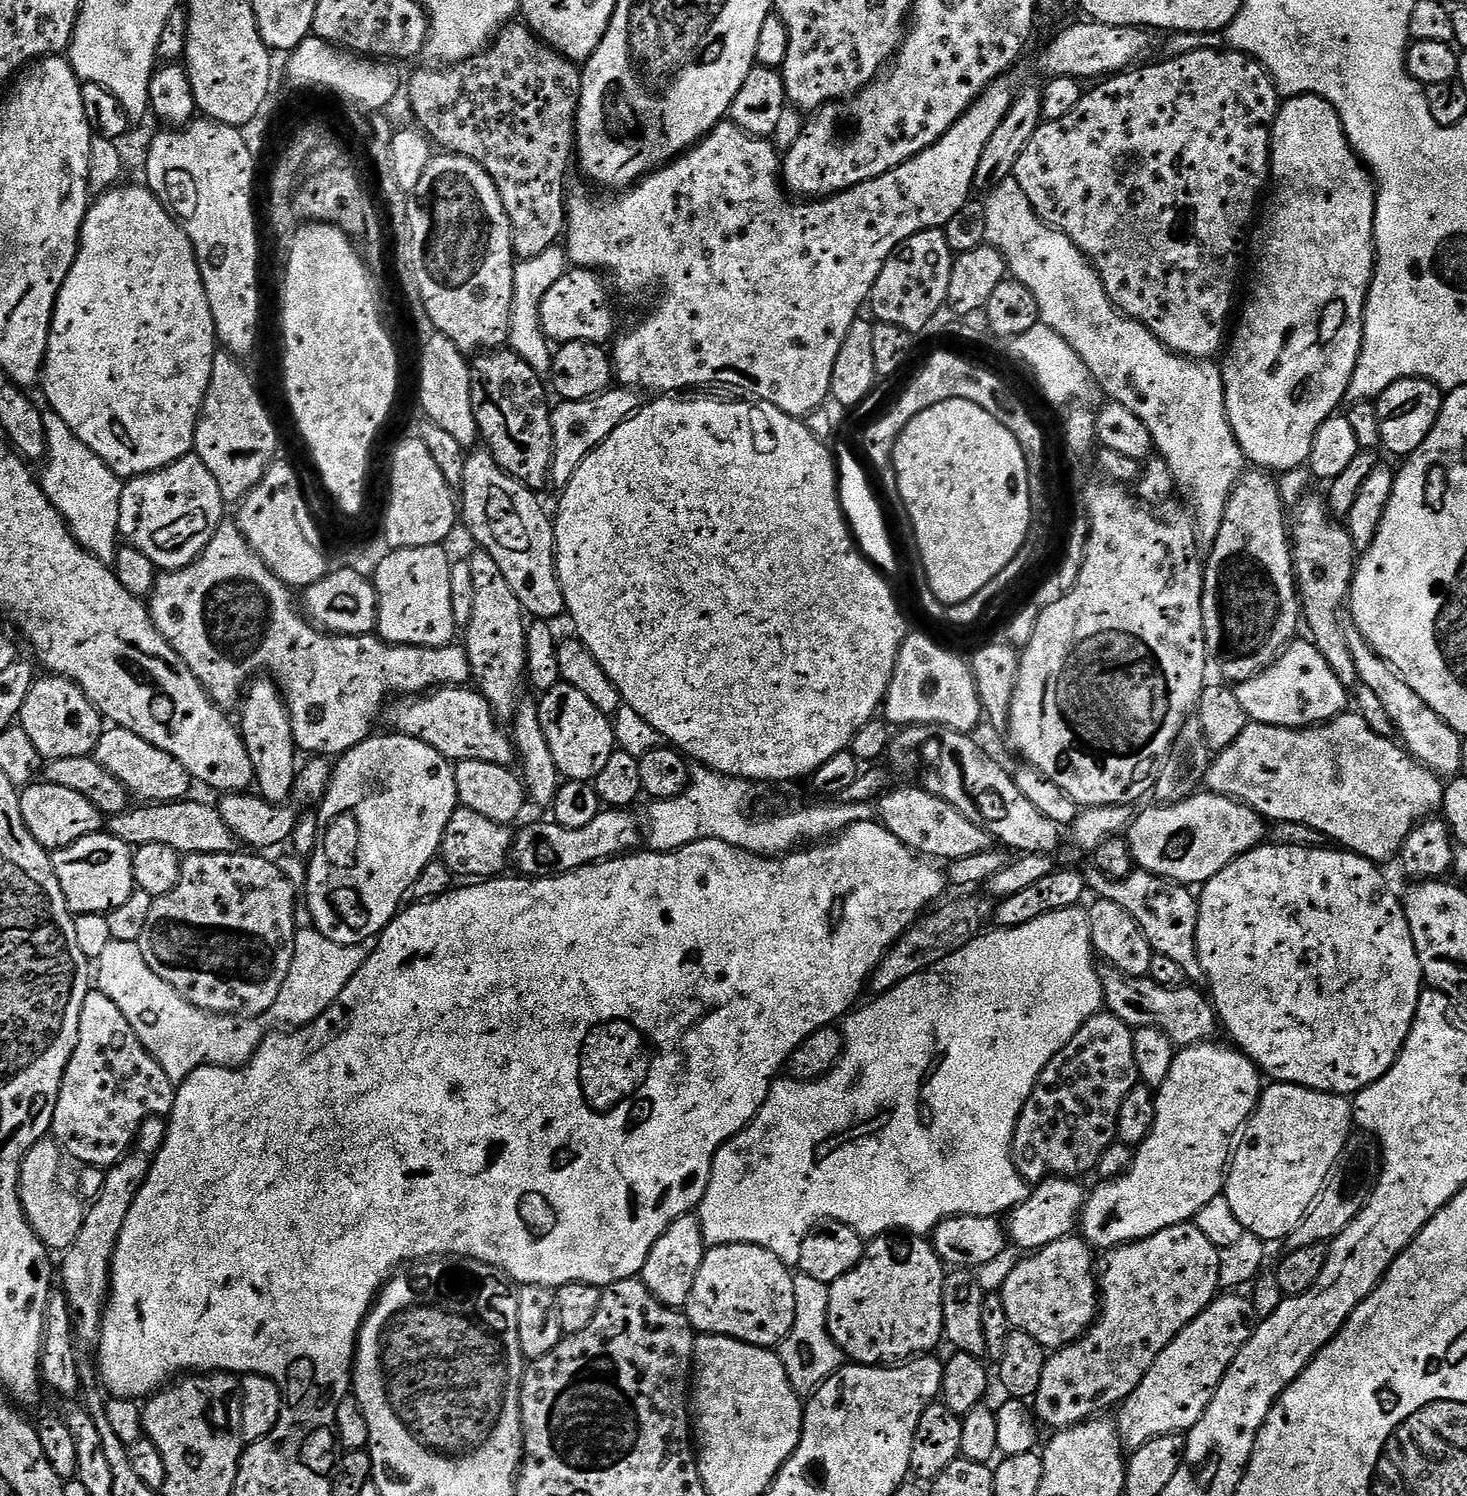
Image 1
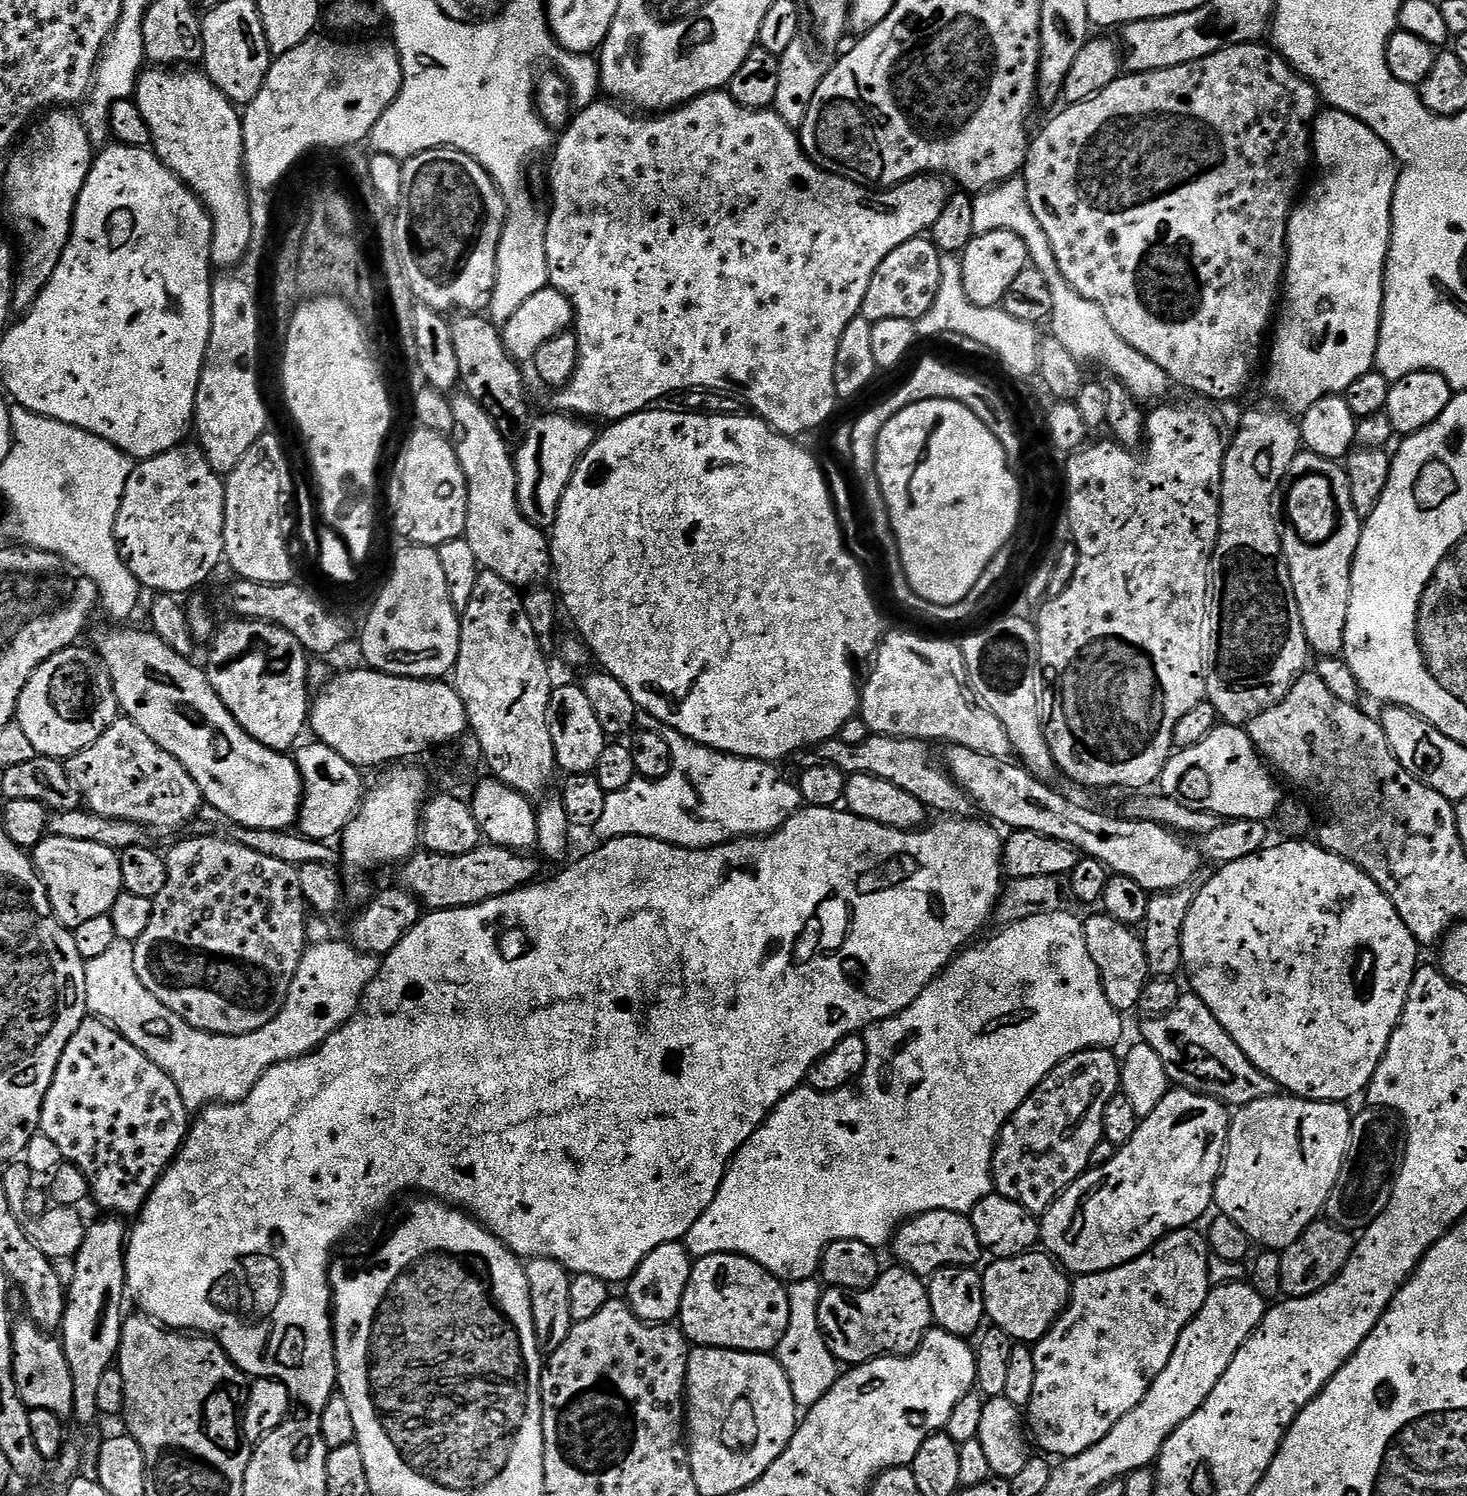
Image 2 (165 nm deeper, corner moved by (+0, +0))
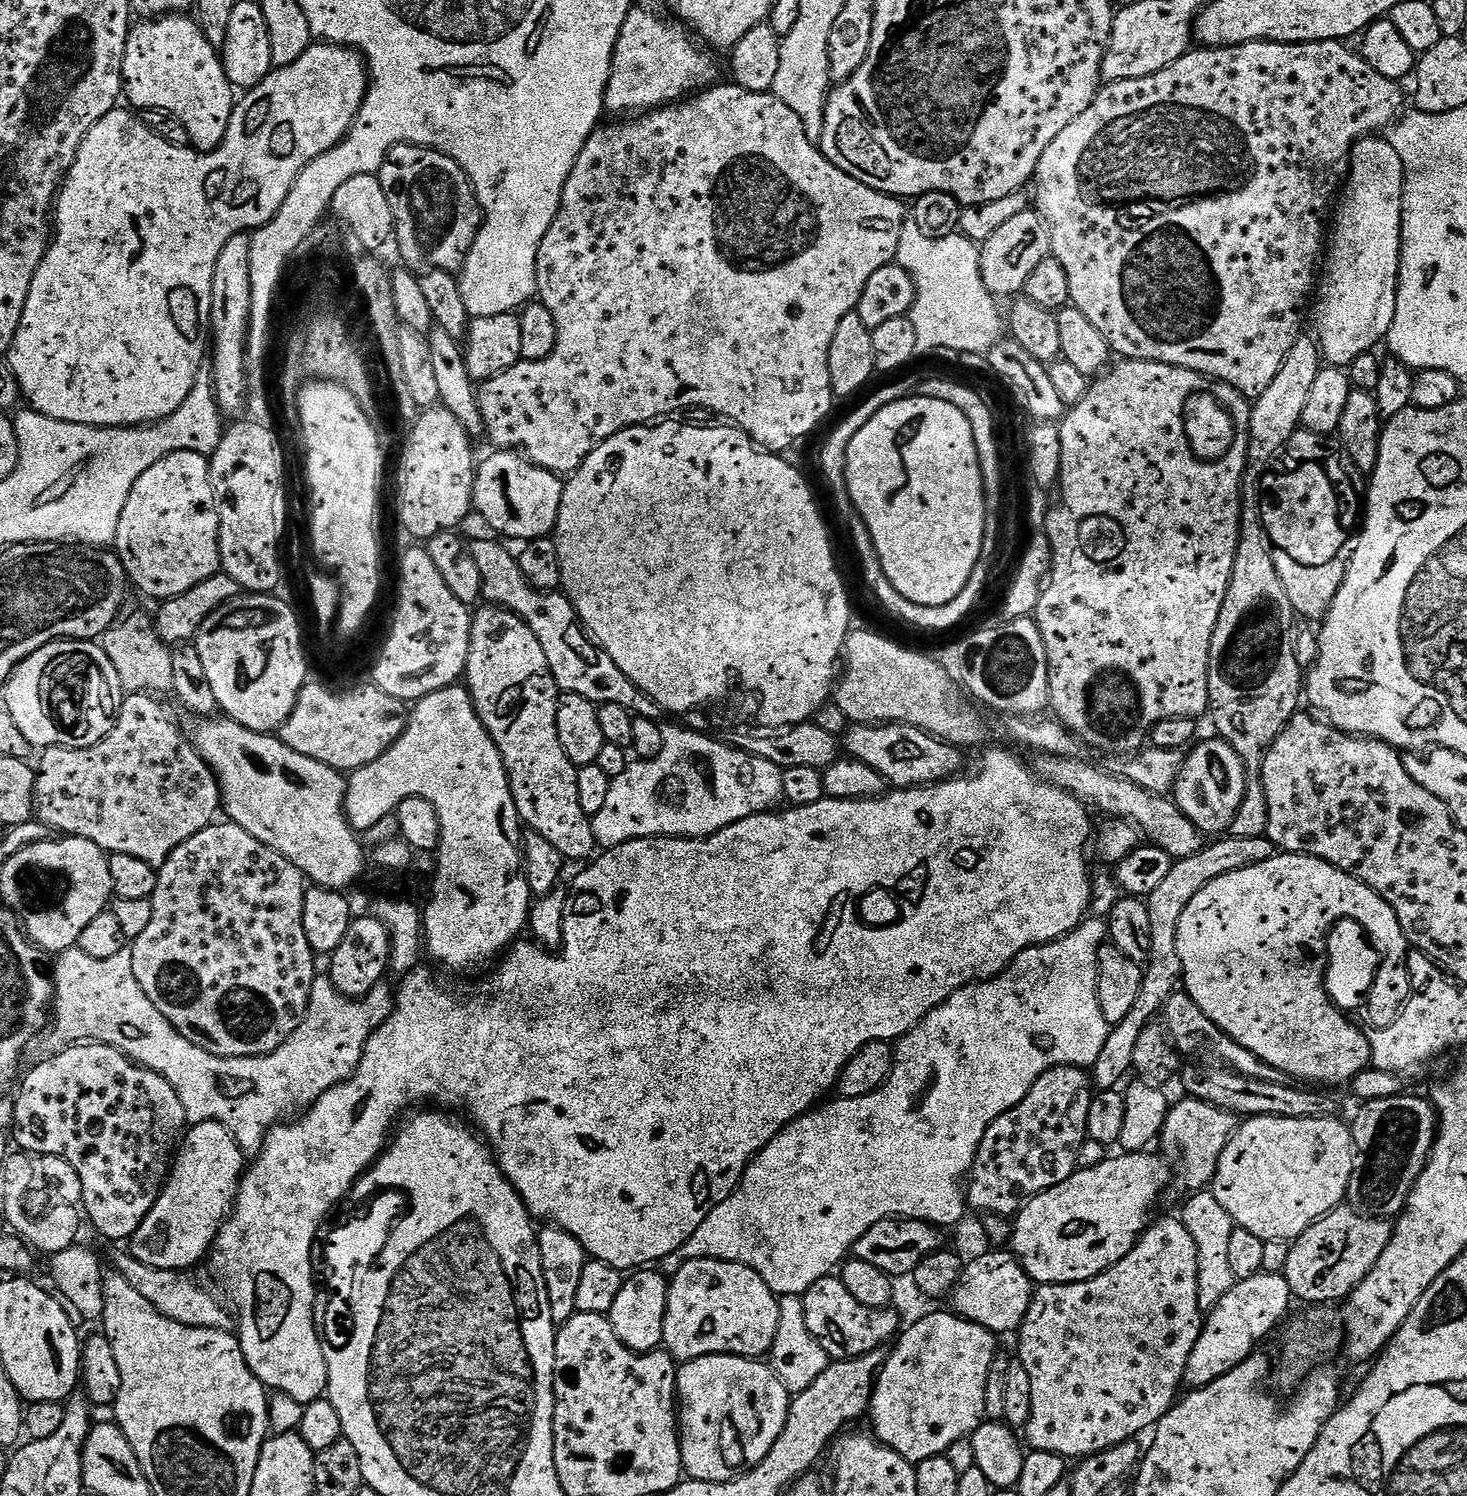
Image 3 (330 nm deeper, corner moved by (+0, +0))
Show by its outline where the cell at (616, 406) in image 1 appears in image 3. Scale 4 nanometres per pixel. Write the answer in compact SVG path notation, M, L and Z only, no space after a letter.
M496 450L493 453L493 456L481 459L476 469L472 491L475 515L480 515L500 538L509 536L512 540L527 542L552 536L562 506L565 481L557 473L533 464L519 451Z

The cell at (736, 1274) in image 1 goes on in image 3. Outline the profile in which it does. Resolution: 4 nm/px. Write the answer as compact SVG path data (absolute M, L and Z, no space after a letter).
M691 1260L674 1273L671 1273L670 1283L668 1285L668 1301L666 1302L666 1318L664 1319L664 1343L663 1347L677 1362L685 1360L697 1360L703 1356L747 1356L749 1358L760 1358L771 1353L772 1344L775 1342L775 1335L778 1334L779 1324L779 1299L776 1293L770 1290L770 1286L766 1286L766 1282L762 1282L762 1278L754 1270L750 1270L741 1264L734 1262L726 1262L725 1260Z

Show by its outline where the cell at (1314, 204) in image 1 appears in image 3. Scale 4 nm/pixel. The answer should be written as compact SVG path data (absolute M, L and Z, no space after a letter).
M1376 134L1365 136L1352 148L1352 165L1348 167L1348 179L1334 212L1326 259L1314 296L1315 335L1320 355L1331 367L1347 369L1354 358L1372 352L1375 344L1387 337L1394 322L1403 201L1404 167L1400 150L1387 138Z

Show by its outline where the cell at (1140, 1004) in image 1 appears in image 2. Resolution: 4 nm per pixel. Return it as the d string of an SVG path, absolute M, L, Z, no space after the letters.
M1195 994L1181 995L1180 1000L1164 1016L1153 1016L1143 1021L1140 1032L1143 1043L1149 1044L1152 1049L1158 1053L1158 1058L1166 1065L1166 1074L1169 1081L1176 1088L1186 1088L1190 1092L1196 1092L1200 1096L1213 1096L1215 1100L1220 1101L1225 1106L1231 1106L1233 1109L1244 1108L1250 1102L1261 1100L1267 1096L1277 1095L1276 1084L1262 1070L1258 1070L1242 1054L1240 1047L1226 1034L1226 1030L1210 1014L1206 1002L1202 1002Z

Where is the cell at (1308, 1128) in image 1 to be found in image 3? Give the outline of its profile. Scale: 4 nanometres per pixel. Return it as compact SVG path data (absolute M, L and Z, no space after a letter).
M1253 1116L1251 1118L1245 1119L1243 1123L1237 1127L1236 1131L1233 1132L1232 1137L1230 1138L1230 1142L1226 1146L1226 1150L1222 1150L1222 1158L1218 1162L1218 1166L1216 1167L1216 1173L1214 1174L1214 1178L1212 1179L1212 1183L1210 1185L1210 1193L1212 1192L1212 1196L1214 1199L1215 1207L1221 1208L1222 1210L1226 1210L1226 1214L1230 1219L1236 1223L1236 1227L1241 1228L1242 1230L1250 1230L1250 1234L1256 1235L1258 1238L1262 1238L1263 1240L1269 1240L1270 1238L1282 1238L1283 1240L1287 1240L1289 1242L1298 1239L1299 1236L1305 1232L1305 1230L1310 1227L1315 1220L1318 1218L1322 1218L1328 1212L1333 1212L1338 1207L1341 1207L1345 1203L1348 1187L1350 1186L1350 1174L1354 1174L1354 1158L1356 1157L1356 1147L1354 1146L1354 1142L1352 1141L1352 1130L1351 1127L1347 1123L1343 1124L1343 1119L1333 1118L1330 1116L1303 1116L1302 1118L1278 1118L1277 1116Z

